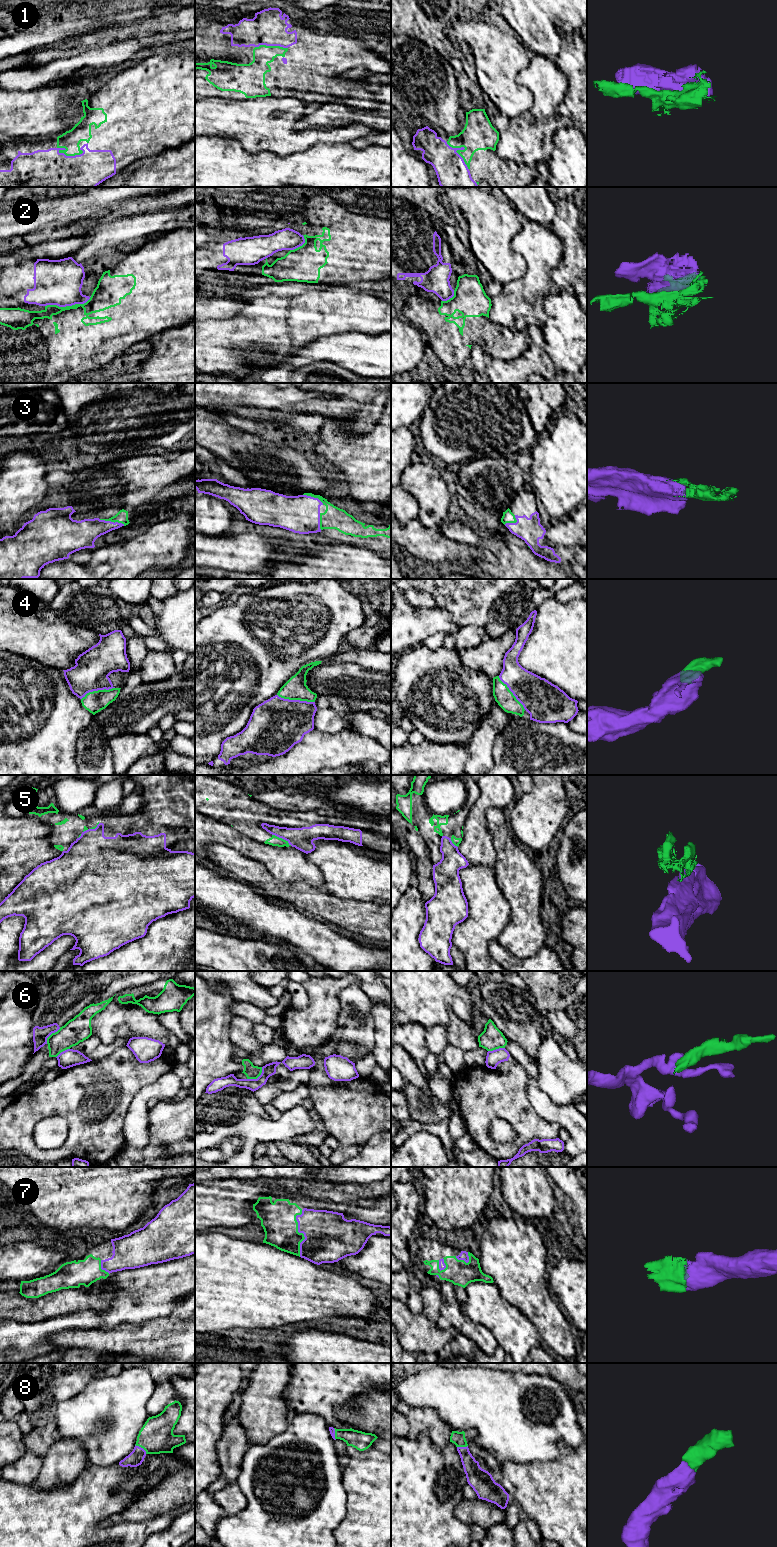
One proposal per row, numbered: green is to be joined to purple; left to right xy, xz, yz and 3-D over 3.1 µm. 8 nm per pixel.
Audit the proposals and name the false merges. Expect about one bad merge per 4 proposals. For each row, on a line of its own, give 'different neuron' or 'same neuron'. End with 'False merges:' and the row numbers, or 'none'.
1: same neuron
2: different neuron
3: same neuron
4: same neuron
5: different neuron
6: different neuron
7: same neuron
8: same neuron
False merges: 2, 5, 6

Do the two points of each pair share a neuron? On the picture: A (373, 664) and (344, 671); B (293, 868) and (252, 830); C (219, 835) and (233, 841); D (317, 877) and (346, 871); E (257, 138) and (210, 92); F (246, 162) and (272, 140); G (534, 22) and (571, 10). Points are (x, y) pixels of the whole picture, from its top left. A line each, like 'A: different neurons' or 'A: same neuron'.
A: different neurons
B: different neurons
C: same neuron
D: different neurons
E: different neurons
F: different neurons
G: same neuron

